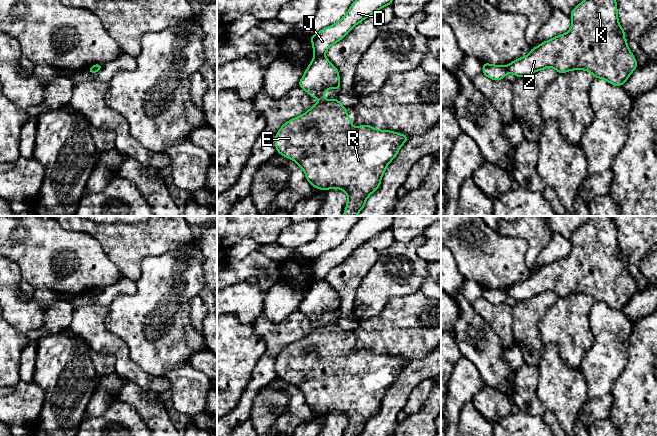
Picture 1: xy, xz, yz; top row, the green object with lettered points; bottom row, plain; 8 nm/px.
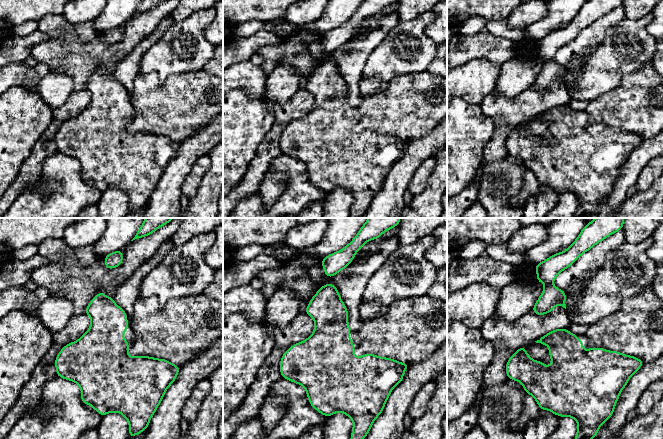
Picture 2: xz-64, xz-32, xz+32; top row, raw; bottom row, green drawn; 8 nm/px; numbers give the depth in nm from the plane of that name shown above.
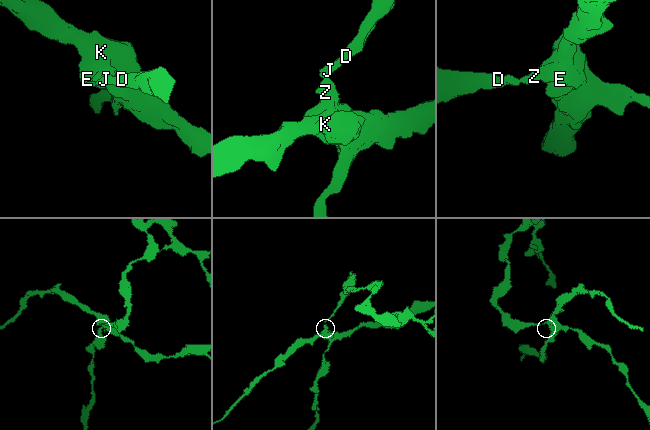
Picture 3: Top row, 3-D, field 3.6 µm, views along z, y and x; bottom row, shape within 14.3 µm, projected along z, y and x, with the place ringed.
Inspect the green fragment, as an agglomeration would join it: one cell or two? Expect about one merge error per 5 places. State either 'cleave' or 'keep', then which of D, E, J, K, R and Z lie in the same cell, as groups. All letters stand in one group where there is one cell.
cleave | D J / E K R Z

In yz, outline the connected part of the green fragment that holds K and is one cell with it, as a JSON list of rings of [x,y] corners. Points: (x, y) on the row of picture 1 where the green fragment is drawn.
[[[584,0],[570,16],[572,25],[567,33],[531,48],[528,55],[508,64],[507,71],[525,77],[547,67],[562,74],[570,70],[586,70],[612,85],[623,85],[638,65],[624,38],[625,30],[619,24],[616,0]]]

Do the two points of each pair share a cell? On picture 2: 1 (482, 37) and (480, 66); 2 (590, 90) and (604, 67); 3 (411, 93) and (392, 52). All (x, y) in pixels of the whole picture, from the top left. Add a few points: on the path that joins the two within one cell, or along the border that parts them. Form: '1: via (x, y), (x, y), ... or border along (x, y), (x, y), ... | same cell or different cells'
1: border along (500, 64), (485, 59), (471, 59), (458, 65) | different cells
2: via (590, 84), (599, 73) | same cell
3: border along (425, 69), (419, 72), (397, 74), (384, 89) | different cells

